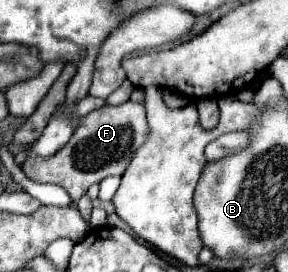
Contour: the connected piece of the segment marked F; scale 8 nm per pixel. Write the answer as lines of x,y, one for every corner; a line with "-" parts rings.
127,101
117,107
105,105
103,109
79,117
73,137
55,155
29,155
21,169
27,175
27,179
35,183
61,185
67,189
73,201
79,201
91,185
103,181
109,175
121,177
129,165
129,159
133,157
133,151
137,151
145,143
145,137
149,137
149,125
145,107
141,103

